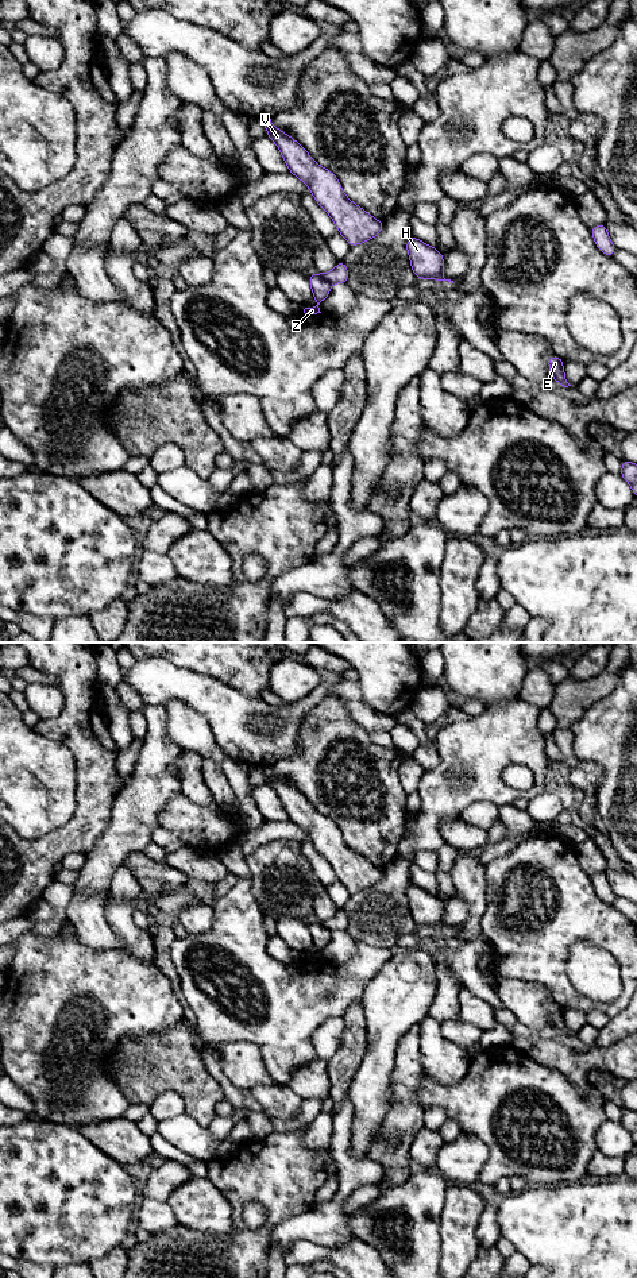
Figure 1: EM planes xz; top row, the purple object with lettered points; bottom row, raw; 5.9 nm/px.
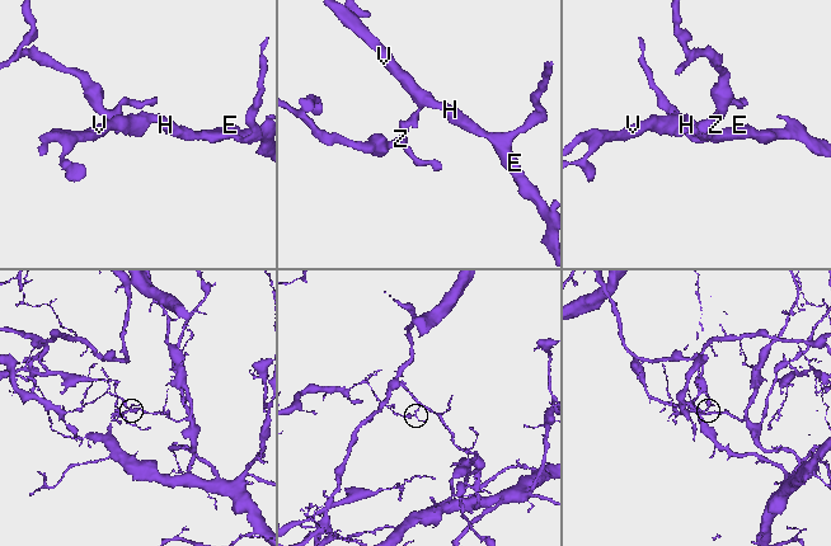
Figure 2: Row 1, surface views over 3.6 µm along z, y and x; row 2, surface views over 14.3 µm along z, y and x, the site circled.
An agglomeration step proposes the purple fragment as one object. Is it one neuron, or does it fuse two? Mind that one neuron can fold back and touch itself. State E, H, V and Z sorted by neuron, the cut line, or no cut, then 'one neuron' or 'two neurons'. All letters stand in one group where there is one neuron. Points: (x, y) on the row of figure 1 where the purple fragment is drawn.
E H V / Z | xz (321, 275), (329, 284) | two neurons

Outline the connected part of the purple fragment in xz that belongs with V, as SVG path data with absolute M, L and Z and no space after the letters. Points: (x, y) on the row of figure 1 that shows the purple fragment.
M271 119L260 121L267 136L279 148L289 171L309 186L317 204L331 216L337 232L348 240L351 247L371 240L383 231L385 223L354 204L344 194L333 173L317 165L297 140L275 128Z

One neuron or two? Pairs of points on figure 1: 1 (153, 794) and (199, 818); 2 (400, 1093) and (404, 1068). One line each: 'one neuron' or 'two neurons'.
1: two neurons
2: one neuron

